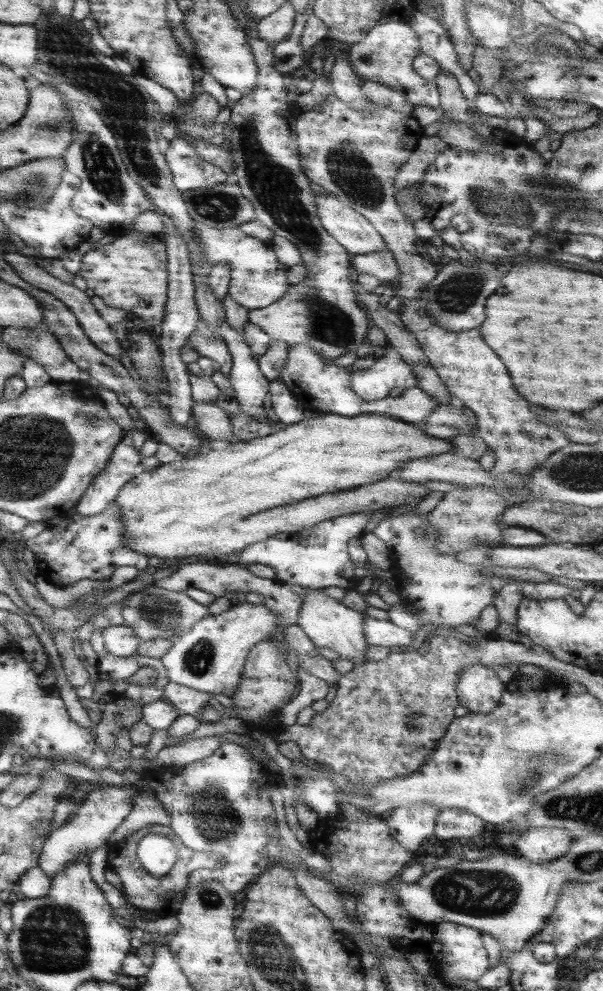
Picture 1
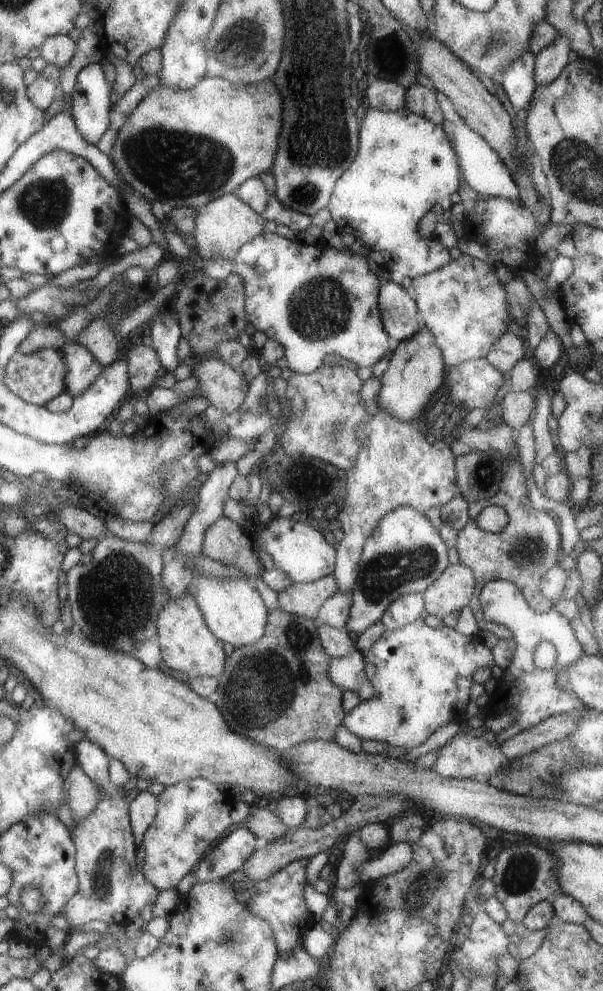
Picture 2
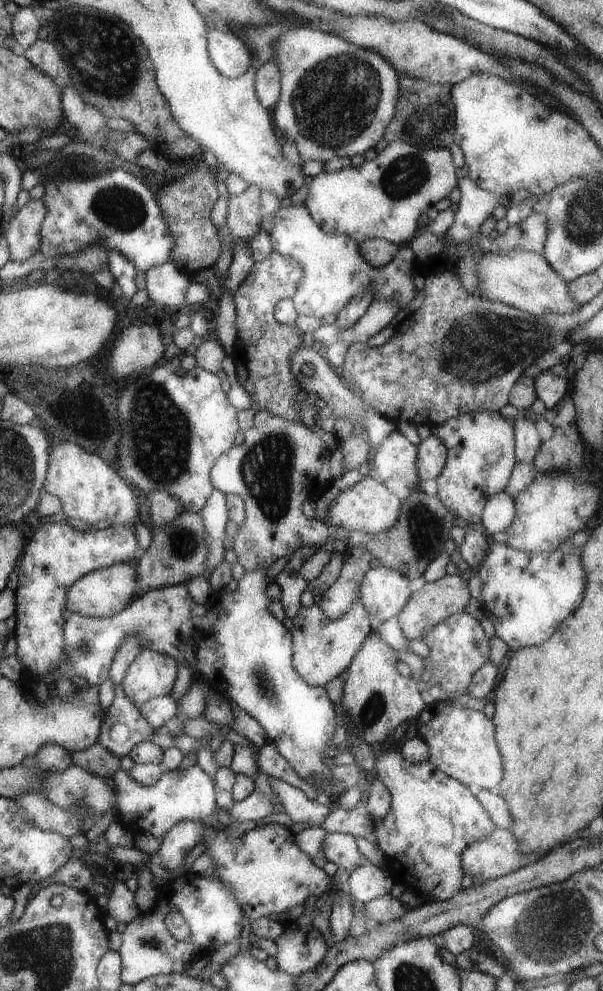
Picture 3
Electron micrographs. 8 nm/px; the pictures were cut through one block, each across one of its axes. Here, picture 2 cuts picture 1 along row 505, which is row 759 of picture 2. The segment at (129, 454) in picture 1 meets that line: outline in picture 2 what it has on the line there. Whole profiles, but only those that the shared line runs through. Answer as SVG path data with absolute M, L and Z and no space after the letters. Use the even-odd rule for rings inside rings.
M83 739L73 746L73 751L76 764L96 787L99 795L87 817L77 824L71 818L74 871L78 887L63 906L60 915L65 917L70 927L82 926L92 920L126 926L133 917L140 914L143 907L153 904L158 892L143 878L137 865L137 843L128 820L127 793L123 785L115 786L109 781L107 764L110 758L99 746Z

